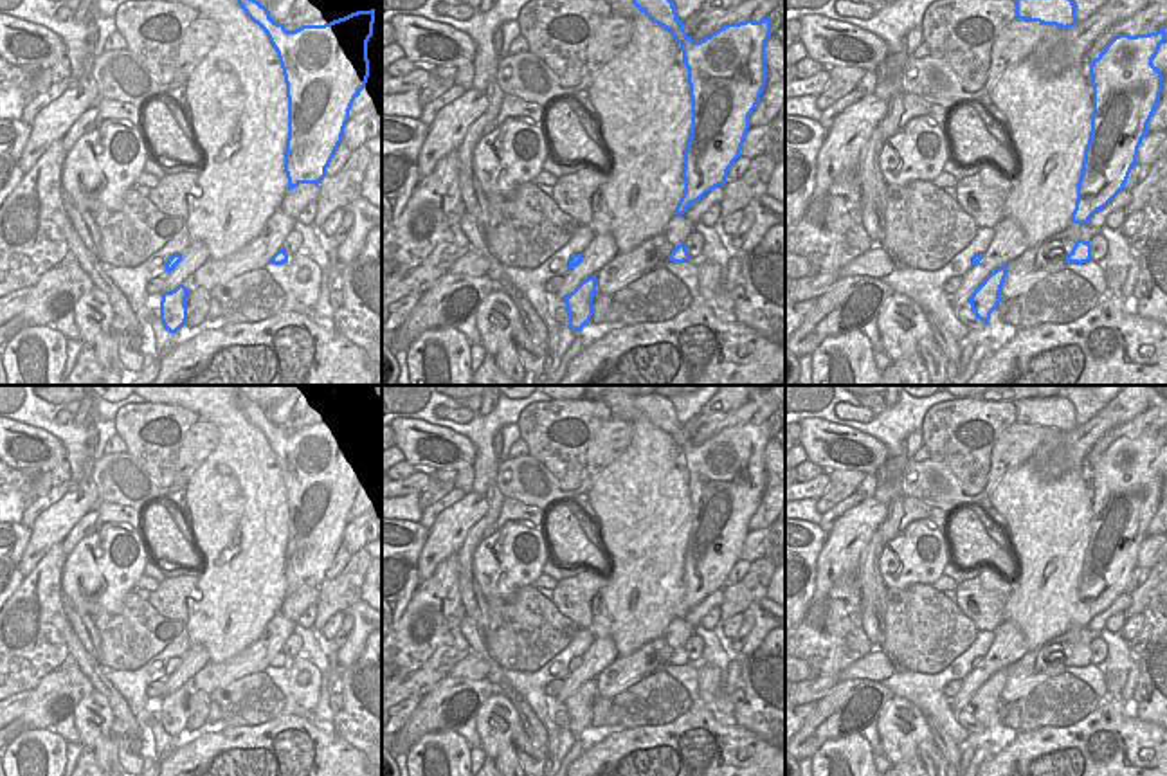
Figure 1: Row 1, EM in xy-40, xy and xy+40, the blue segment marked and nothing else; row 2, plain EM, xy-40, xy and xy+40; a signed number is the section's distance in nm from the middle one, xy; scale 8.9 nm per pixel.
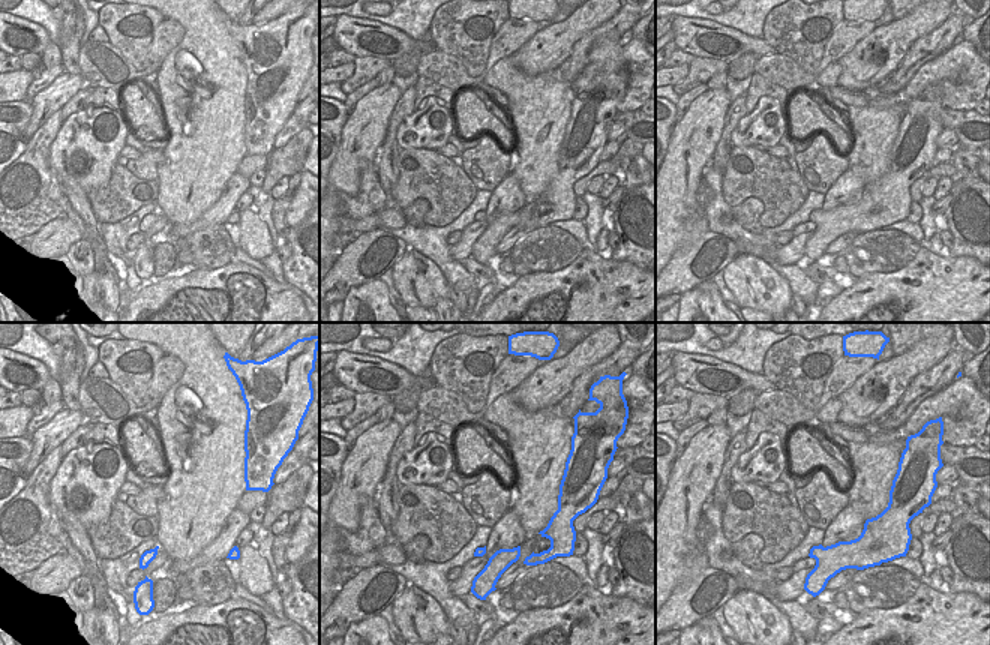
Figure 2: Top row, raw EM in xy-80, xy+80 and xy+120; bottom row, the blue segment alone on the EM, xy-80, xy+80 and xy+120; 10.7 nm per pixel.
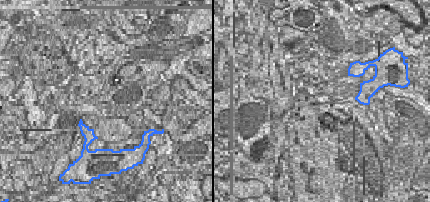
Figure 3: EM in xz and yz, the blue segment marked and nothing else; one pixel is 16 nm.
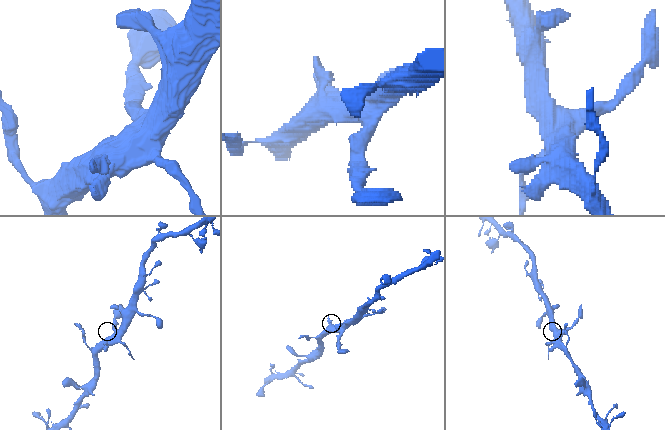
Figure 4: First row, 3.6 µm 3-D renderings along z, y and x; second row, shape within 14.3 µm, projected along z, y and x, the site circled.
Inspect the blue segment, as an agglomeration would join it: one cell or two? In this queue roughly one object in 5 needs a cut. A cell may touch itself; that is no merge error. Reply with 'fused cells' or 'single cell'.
single cell

